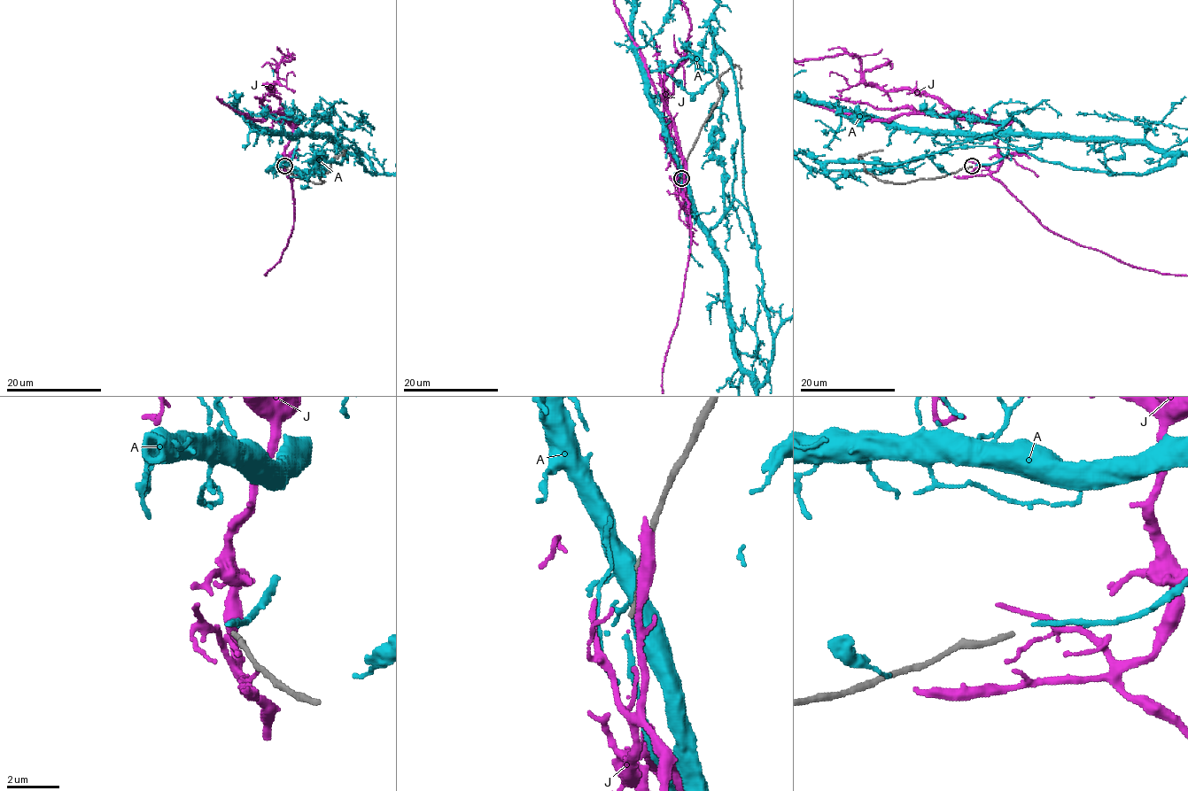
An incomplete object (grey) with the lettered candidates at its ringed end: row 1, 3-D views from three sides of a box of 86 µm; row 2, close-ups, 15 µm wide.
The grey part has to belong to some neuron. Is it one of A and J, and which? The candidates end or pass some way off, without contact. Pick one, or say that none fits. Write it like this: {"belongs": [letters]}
{"belongs": []}

